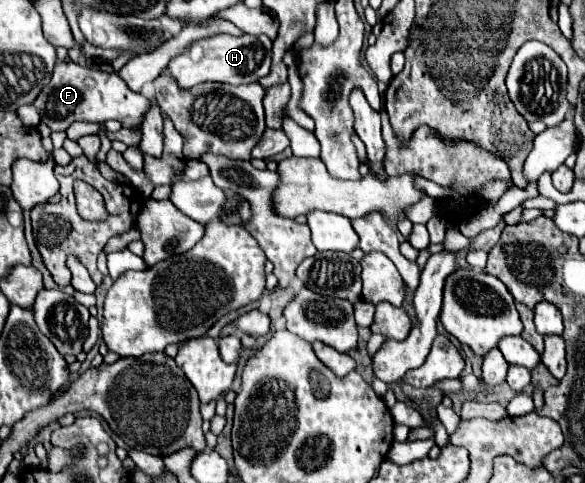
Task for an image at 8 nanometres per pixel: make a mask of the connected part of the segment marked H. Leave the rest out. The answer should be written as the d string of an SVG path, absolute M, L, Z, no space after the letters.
M213 35L191 43L167 65L167 75L179 83L179 89L191 89L203 81L247 85L266 76L271 69L271 39L267 35Z

